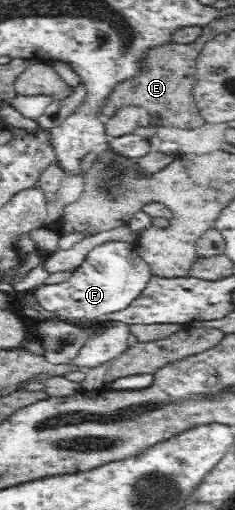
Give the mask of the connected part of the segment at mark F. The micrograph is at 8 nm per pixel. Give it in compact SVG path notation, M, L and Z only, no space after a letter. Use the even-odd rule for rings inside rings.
M111 241L97 246L87 253L82 264L77 269L73 270L71 278L67 282L61 284L40 285L33 290L33 298L39 306L47 312L53 312L53 318L39 319L37 326L37 342L41 347L43 356L53 364L69 364L79 354L80 348L85 347L88 340L93 336L103 335L108 331L107 322L112 322L111 316L121 311L125 311L147 288L152 280L153 274L149 264L146 264L143 258L137 252L137 244L128 242ZM87 320L89 326L77 326L75 322Z

